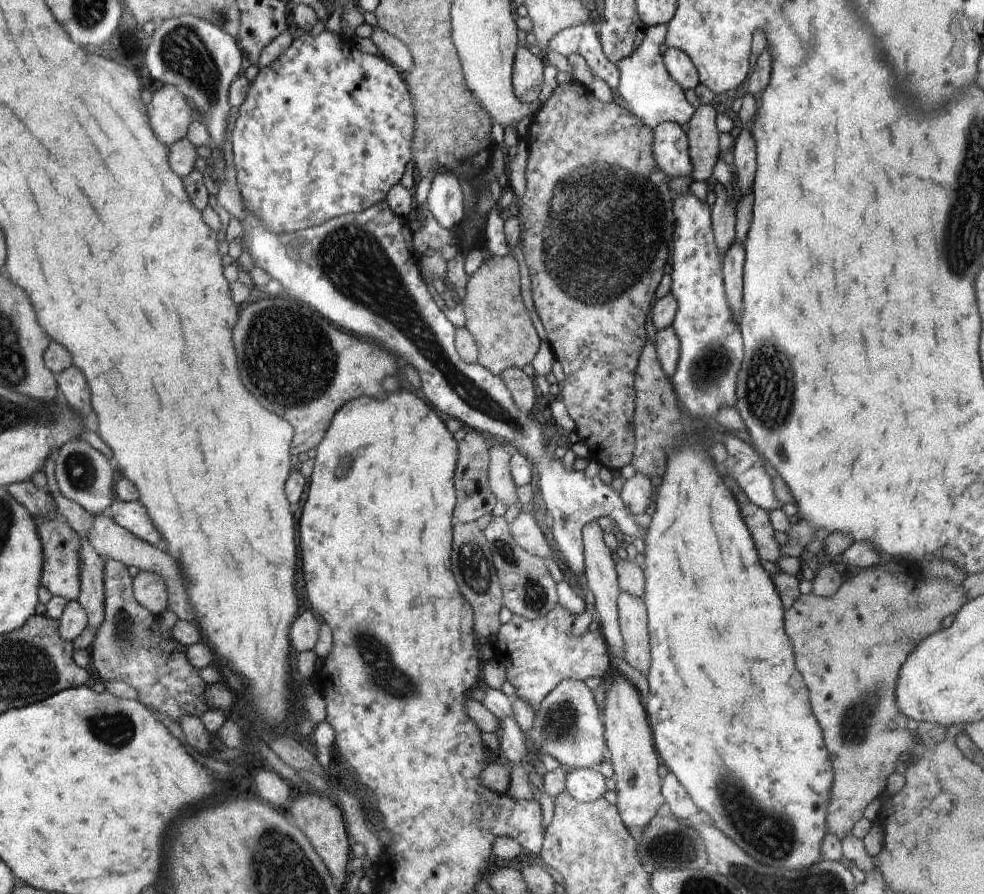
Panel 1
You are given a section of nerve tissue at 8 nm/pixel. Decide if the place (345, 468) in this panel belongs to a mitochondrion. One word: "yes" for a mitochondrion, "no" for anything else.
yes

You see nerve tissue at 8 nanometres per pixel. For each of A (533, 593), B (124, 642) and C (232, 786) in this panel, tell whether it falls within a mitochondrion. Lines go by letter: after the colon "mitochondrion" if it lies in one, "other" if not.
A: mitochondrion
B: mitochondrion
C: other

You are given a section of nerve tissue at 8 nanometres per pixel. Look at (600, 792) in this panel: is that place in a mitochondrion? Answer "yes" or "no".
no

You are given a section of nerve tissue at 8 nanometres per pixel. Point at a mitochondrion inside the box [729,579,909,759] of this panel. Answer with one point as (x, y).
(854, 721)

